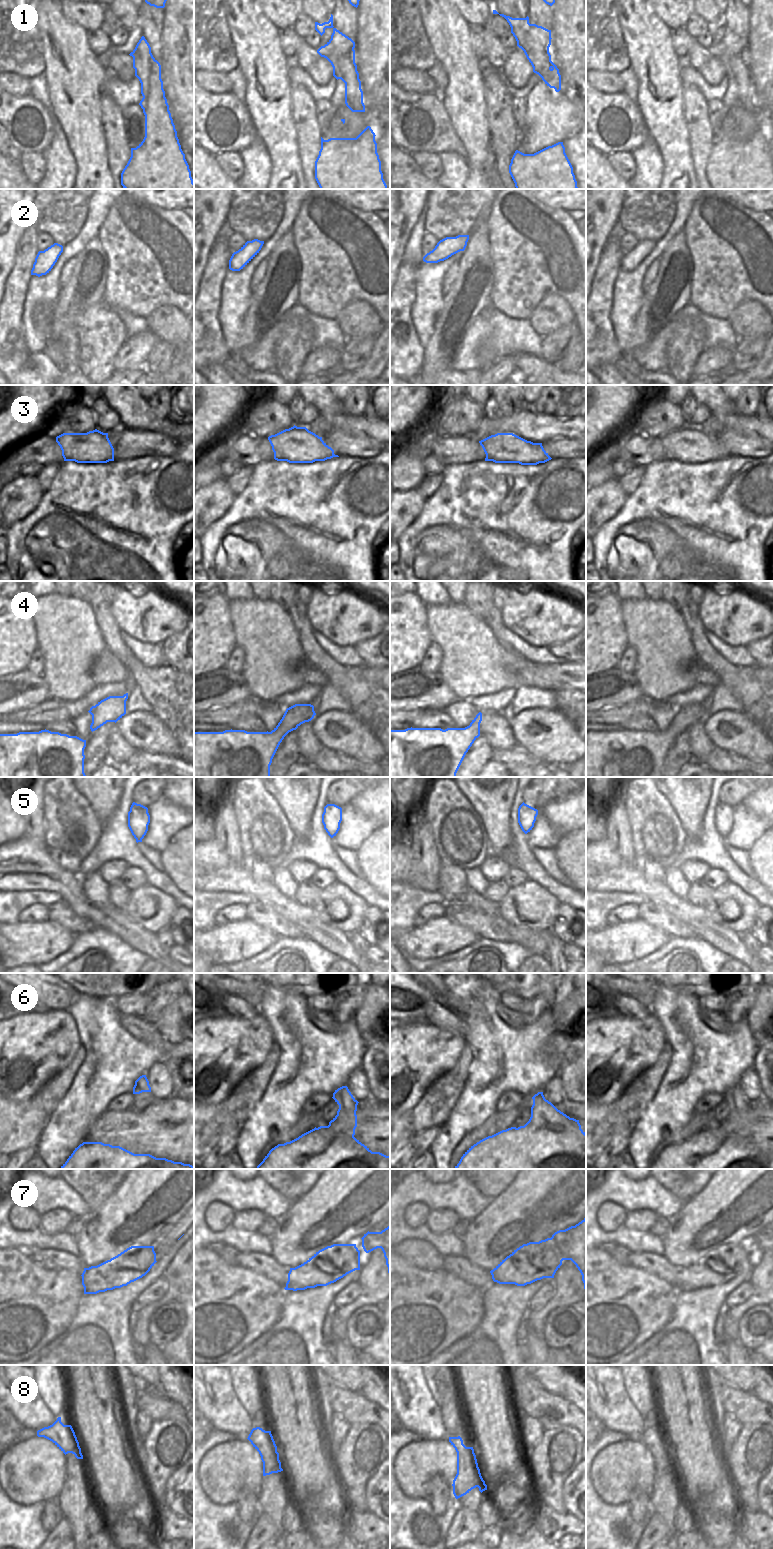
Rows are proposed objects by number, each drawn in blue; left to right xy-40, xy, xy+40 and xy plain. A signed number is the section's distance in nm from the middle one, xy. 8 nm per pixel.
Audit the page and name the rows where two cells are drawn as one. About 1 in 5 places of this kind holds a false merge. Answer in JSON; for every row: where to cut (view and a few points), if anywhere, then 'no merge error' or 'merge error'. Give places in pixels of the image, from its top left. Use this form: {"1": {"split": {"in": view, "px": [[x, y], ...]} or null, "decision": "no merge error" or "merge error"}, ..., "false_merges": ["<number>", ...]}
{"1": {"split": {"in": "xy+40", "px": [[531, 24], [523, 50]]}, "decision": "merge error"}, "2": {"split": null, "decision": "no merge error"}, "3": {"split": null, "decision": "no merge error"}, "4": {"split": null, "decision": "no merge error"}, "5": {"split": null, "decision": "no merge error"}, "6": {"split": null, "decision": "no merge error"}, "7": {"split": {"in": "xy", "px": [[309, 1259], [311, 1263], [334, 1275], [329, 1279], [331, 1282]]}, "decision": "merge error"}, "8": {"split": null, "decision": "no merge error"}, "false_merges": ["1", "7"]}

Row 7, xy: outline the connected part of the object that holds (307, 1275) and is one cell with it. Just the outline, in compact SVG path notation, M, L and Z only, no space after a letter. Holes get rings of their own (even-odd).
M307 1260L295 1268L290 1268L288 1281L284 1289L297 1291L317 1286L327 1286L331 1284L329 1279L334 1276L336 1275L325 1272L317 1264L311 1264L310 1260Z

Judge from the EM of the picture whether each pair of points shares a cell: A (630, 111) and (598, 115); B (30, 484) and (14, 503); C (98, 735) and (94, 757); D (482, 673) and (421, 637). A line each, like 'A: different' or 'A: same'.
A: same
B: same
C: same
D: different

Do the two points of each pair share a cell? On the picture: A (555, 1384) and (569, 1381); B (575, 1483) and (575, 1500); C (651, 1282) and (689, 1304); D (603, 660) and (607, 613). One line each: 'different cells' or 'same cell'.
A: different cells
B: same cell
C: different cells
D: same cell

